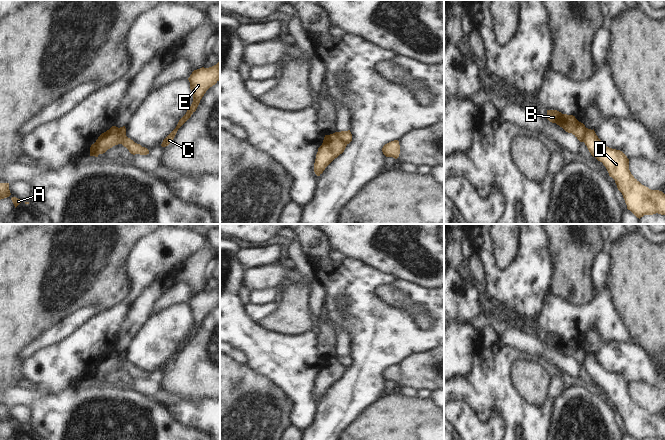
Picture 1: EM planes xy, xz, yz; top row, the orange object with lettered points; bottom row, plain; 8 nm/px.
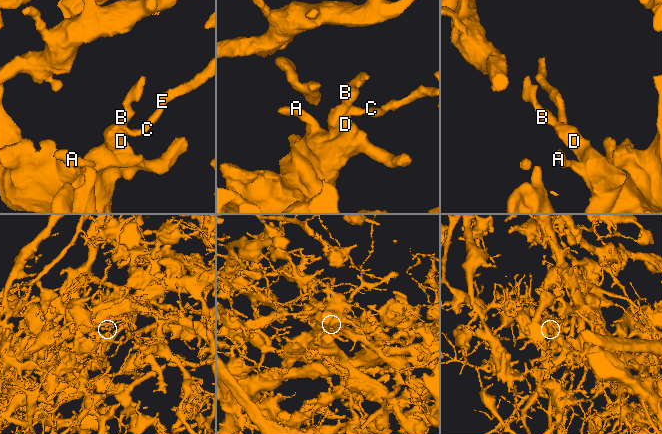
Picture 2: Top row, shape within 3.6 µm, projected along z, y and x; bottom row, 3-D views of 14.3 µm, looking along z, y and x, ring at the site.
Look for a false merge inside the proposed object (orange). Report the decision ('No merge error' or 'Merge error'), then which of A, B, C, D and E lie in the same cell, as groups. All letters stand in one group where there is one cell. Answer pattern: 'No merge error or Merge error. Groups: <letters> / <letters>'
Merge error. Groups: A D / B C E

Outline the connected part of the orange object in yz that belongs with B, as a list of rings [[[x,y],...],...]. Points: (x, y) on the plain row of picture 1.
[[[547,334],[547,343],[562,351],[566,356],[572,357],[580,366],[583,366],[586,357],[586,351],[579,346],[575,340],[562,338],[557,334]]]

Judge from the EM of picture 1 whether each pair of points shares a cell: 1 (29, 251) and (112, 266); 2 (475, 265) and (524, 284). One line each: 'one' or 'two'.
1: one
2: two

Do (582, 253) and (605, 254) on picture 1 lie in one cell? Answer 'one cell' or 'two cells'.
two cells

